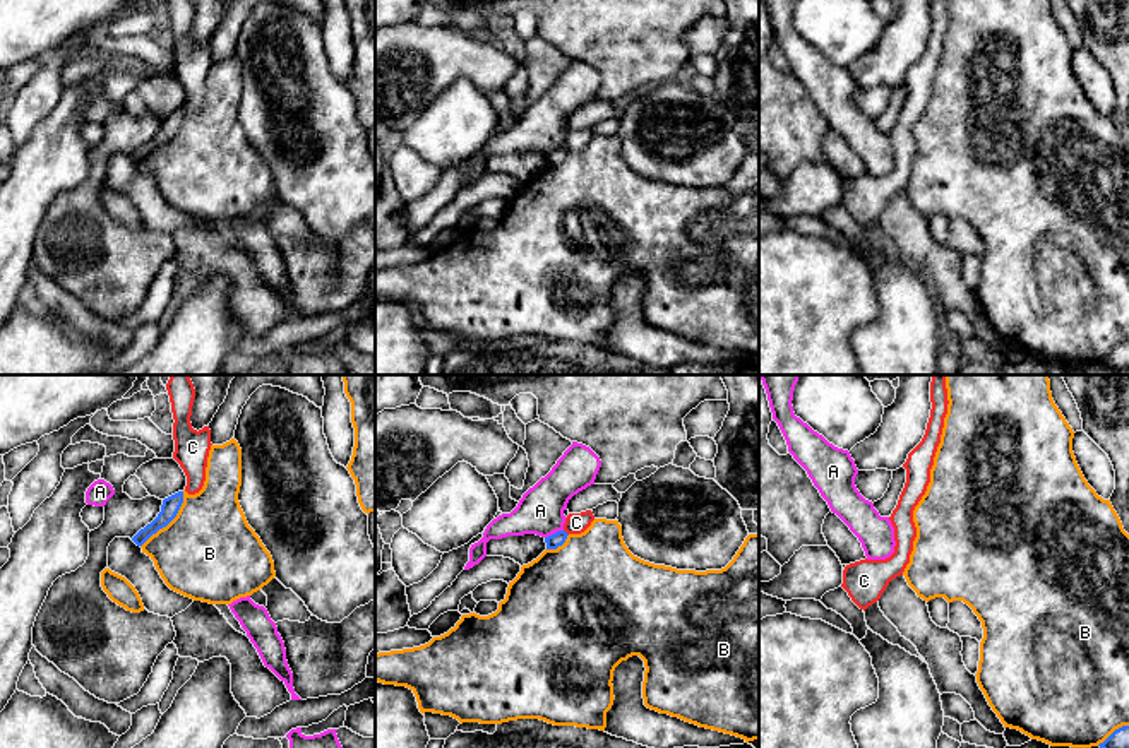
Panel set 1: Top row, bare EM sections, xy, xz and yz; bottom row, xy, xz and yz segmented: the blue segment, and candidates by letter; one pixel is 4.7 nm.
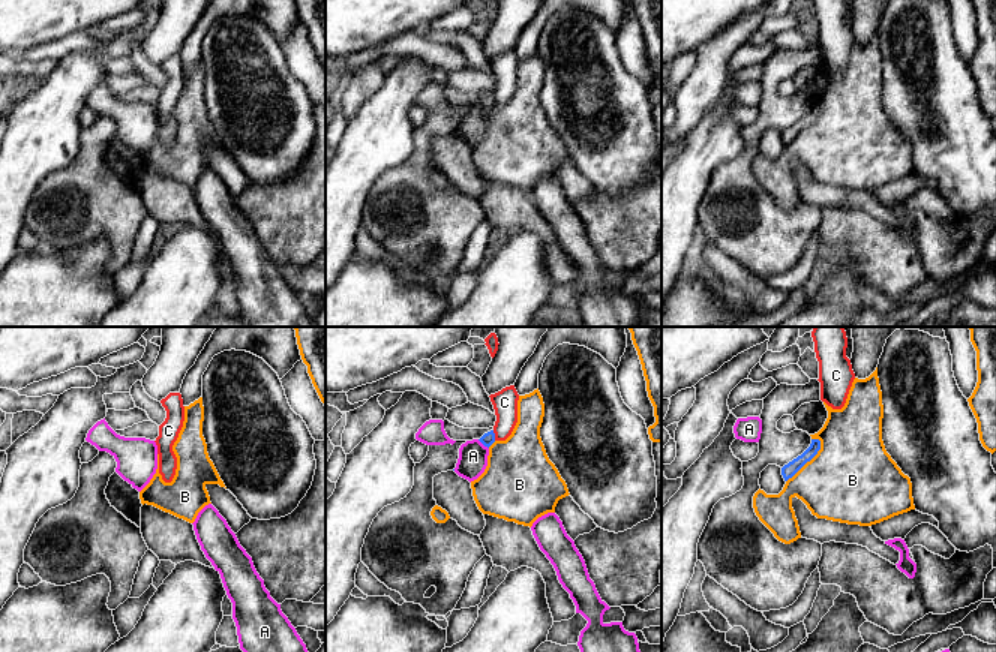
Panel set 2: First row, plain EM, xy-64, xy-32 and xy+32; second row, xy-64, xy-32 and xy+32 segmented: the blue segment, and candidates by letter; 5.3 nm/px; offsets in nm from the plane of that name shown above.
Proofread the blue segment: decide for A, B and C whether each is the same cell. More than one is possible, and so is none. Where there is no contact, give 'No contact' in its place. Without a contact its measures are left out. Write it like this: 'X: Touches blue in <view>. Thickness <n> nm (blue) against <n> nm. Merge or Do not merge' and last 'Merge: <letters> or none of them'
A: Touches blue in xz. Thickness 70 nm (blue) against 220 nm. Do not merge
B: Touches blue in xy. Thickness 90 nm (blue) against 460 nm. Do not merge
C: Touches blue in xz. Thickness 70 nm (blue) against 100 nm. Do not merge
Merge: none of them

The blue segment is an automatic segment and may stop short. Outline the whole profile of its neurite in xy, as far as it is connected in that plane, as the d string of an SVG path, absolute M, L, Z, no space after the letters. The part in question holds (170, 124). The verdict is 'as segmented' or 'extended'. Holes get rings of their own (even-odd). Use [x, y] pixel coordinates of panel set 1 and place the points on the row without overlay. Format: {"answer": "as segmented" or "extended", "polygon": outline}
{"answer": "as segmented", "polygon": "M178 108L178 110L164 115L158 134L151 140L147 140L144 145L140 145L132 154L132 157L137 163L142 163L152 151L156 151L159 145L166 144L176 134L182 120L183 120L183 108Z"}

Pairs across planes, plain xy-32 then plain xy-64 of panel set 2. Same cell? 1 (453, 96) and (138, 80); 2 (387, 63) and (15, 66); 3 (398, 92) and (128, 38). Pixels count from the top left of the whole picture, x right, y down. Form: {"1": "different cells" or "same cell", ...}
{"1": "different cells", "2": "same cell", "3": "same cell"}

